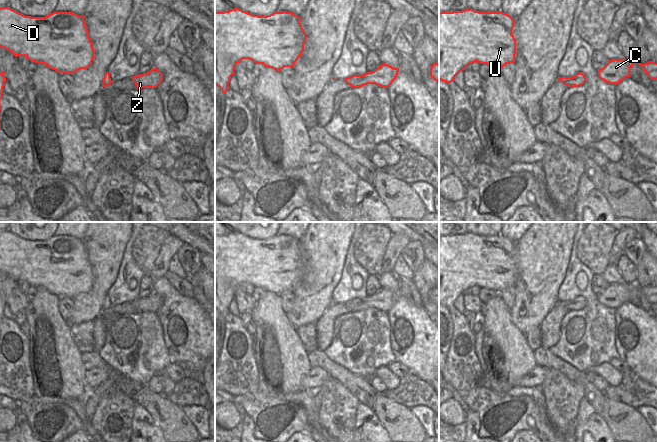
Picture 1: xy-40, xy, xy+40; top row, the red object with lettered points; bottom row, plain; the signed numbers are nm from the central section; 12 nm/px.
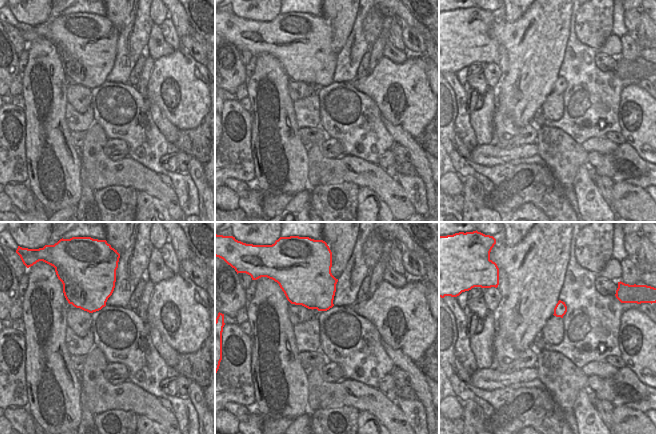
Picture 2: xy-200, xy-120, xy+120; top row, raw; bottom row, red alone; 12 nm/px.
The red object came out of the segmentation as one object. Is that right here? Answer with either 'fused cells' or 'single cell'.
single cell

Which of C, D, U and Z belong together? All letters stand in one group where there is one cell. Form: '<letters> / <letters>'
C D U Z

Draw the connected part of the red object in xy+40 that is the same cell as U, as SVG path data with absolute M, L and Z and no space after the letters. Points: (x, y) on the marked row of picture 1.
M473 9L439 12L439 80L449 84L469 64L477 62L496 69L515 63L516 40L512 35L515 19L501 11L479 12Z

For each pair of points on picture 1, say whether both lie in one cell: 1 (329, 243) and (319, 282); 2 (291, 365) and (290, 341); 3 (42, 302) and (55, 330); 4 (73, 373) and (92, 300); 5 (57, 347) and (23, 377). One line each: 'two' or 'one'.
1: one
2: one
3: one
4: two
5: two

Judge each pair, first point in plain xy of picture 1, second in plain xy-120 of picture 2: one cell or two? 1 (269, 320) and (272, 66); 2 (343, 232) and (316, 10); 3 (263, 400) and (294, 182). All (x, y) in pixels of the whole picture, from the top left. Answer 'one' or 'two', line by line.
1: one
2: two
3: two

